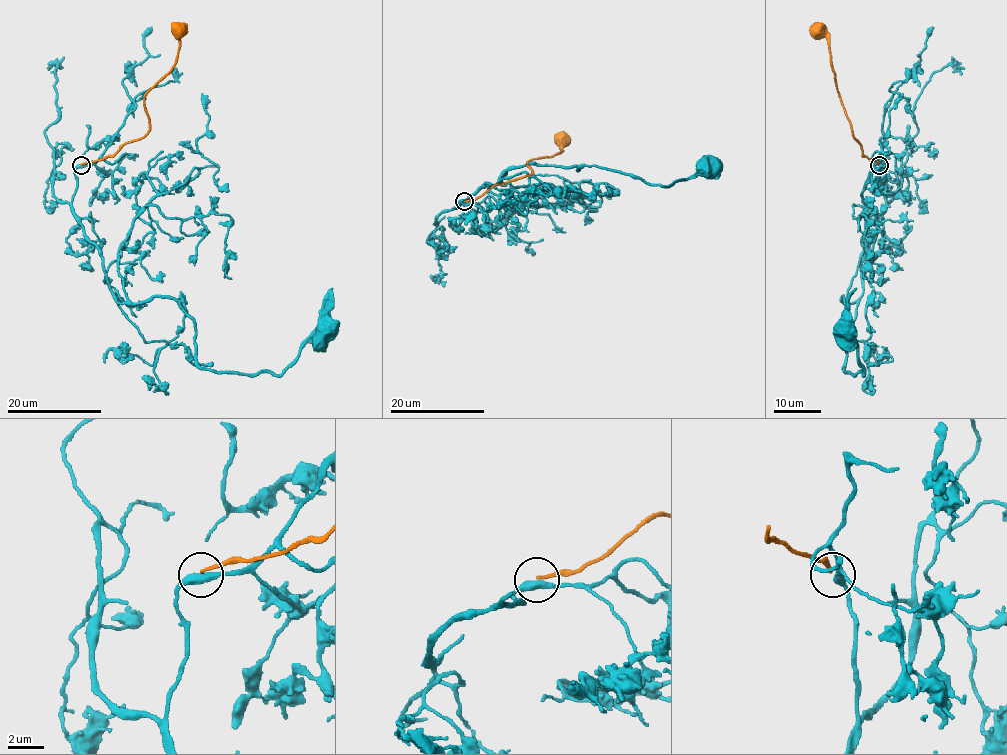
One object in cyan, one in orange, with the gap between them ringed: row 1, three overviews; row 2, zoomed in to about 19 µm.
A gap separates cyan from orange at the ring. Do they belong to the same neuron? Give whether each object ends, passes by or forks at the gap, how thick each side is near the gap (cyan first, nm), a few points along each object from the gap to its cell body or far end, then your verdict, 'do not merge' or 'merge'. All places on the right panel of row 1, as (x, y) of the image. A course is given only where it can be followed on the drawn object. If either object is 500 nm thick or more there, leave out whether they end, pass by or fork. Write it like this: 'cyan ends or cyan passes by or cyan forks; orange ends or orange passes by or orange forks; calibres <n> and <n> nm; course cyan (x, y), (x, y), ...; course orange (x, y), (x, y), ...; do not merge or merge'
cyan passes by; orange ends; calibres 420 and 160 nm; course cyan (879, 165), (885, 212), (864, 250), (862, 295), (842, 299), (845, 371), (863, 375), (851, 325), (844, 327); course orange (879, 164), (863, 155), (862, 146), (855, 139), (837, 92), (829, 39), (819, 30); do not merge

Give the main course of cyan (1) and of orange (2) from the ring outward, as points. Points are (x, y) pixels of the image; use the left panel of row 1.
1: (81, 165), (72, 212), (112, 295), (172, 297), (193, 319), (200, 367), (280, 375), (327, 327)
2: (81, 164), (114, 155), (126, 143), (140, 139), (148, 131), (149, 118), (145, 97), (176, 59), (180, 30)

